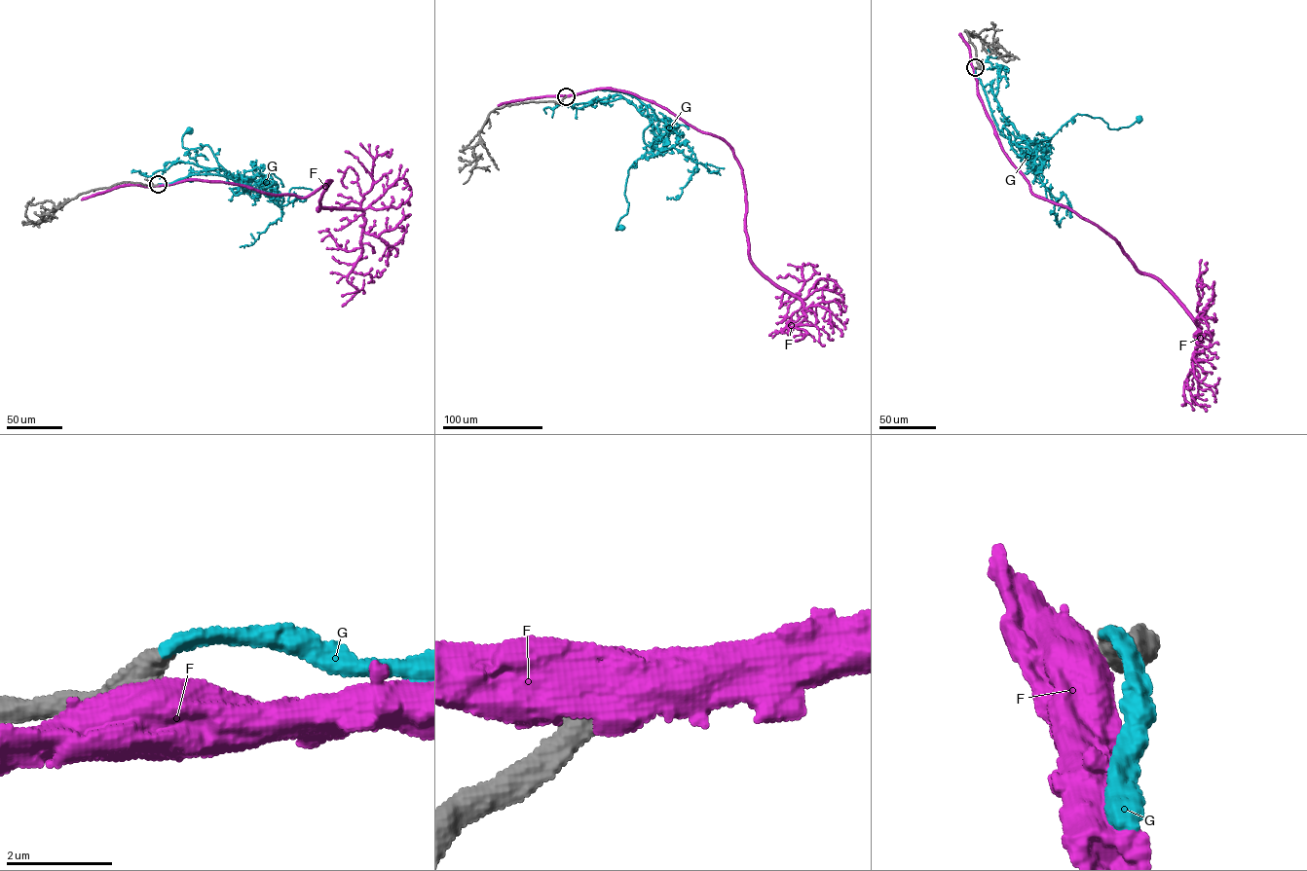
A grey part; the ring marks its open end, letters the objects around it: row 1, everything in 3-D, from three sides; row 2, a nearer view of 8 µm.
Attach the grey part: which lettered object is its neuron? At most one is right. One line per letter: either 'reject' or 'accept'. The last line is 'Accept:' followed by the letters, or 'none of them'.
F: reject
G: accept
Accept: G

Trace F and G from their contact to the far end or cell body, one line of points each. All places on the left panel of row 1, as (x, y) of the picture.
F: (157, 185), (302, 197), (331, 180), (318, 209), (360, 210), (364, 221), (347, 279), (357, 292), (342, 306)
G: (158, 184), (219, 174), (245, 190), (235, 194), (242, 182), (207, 144), (183, 147), (189, 130)

